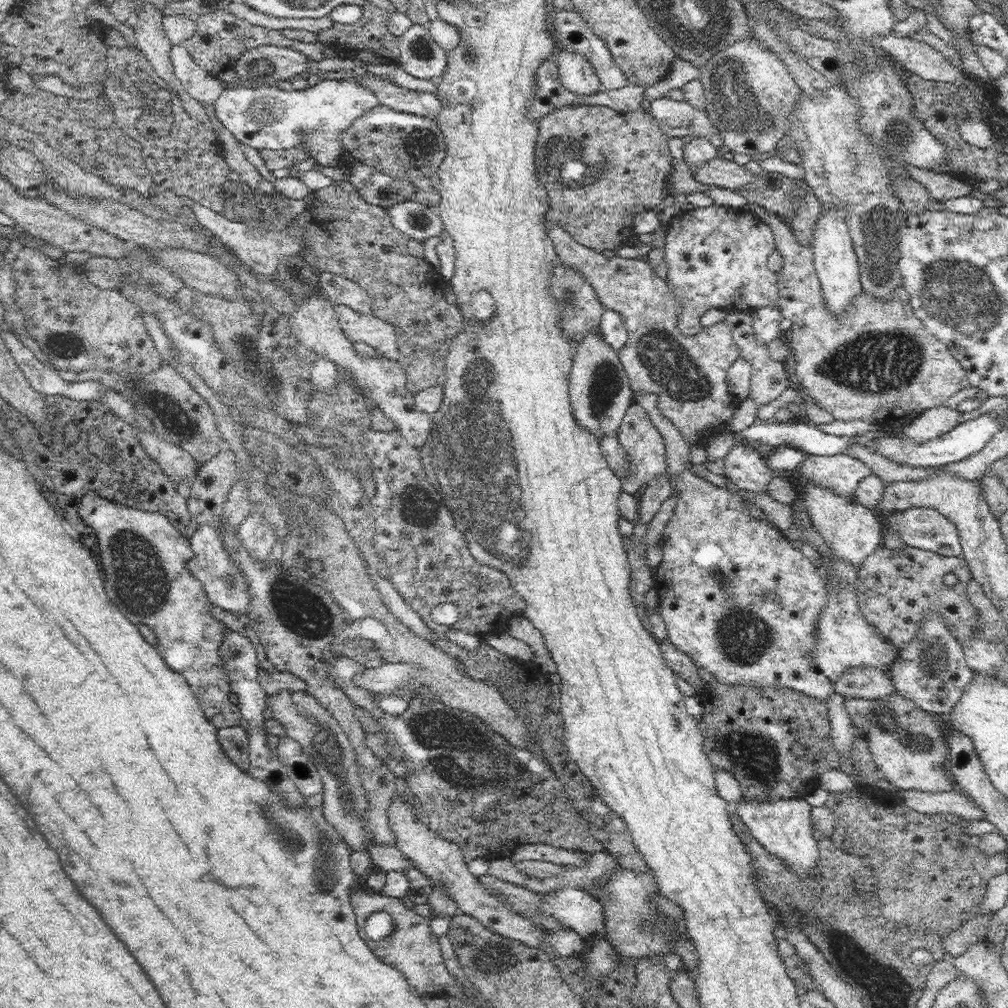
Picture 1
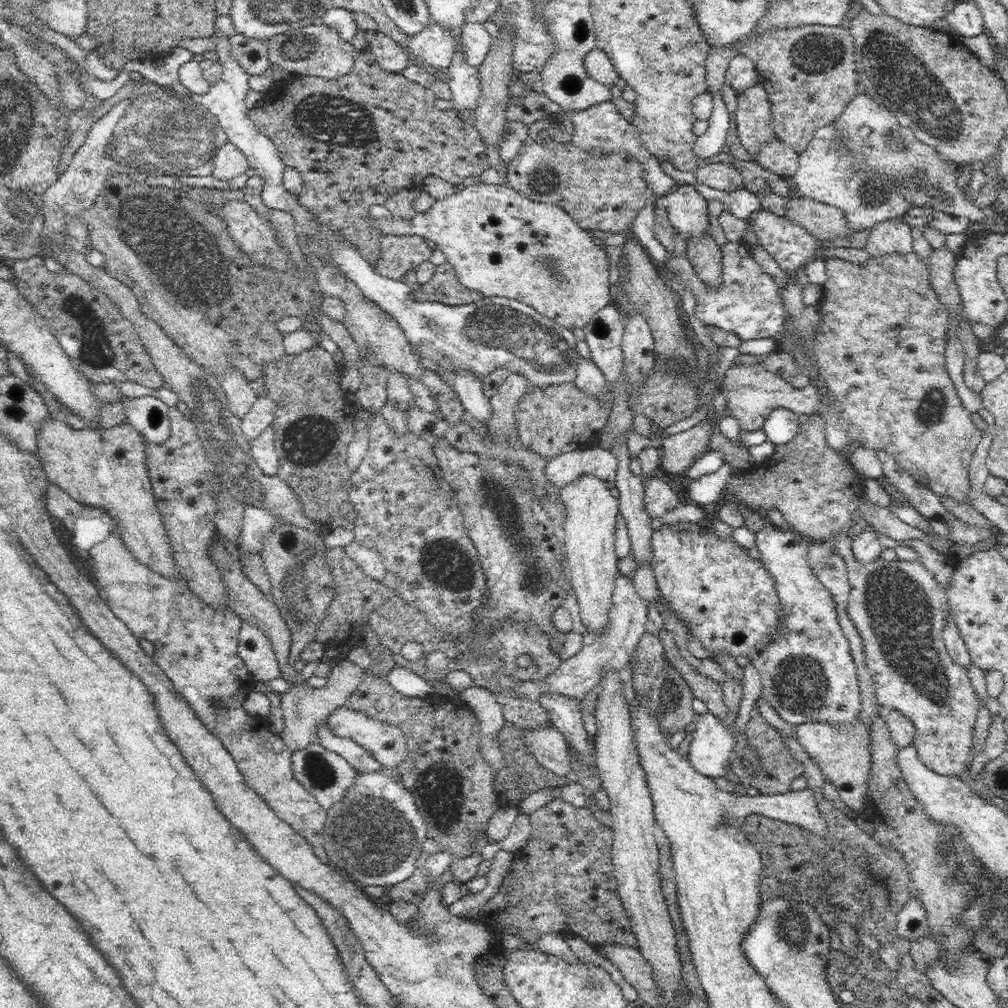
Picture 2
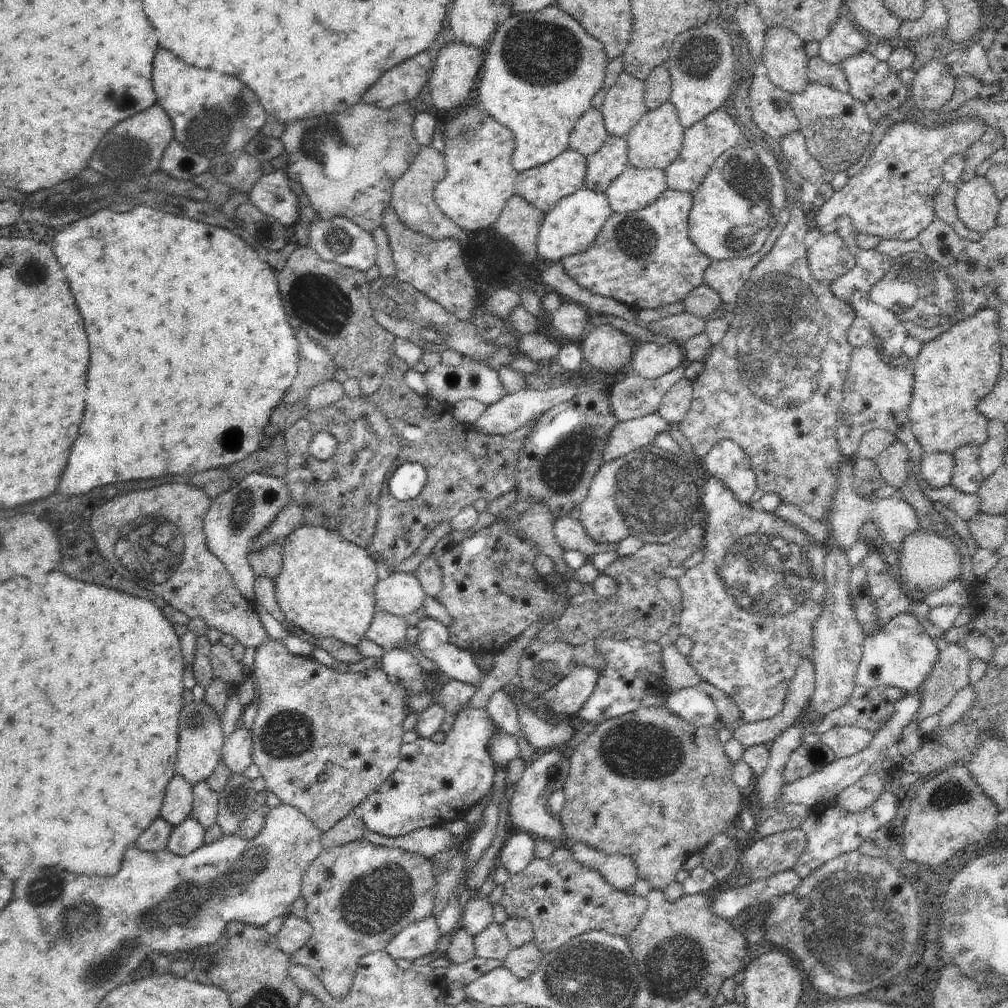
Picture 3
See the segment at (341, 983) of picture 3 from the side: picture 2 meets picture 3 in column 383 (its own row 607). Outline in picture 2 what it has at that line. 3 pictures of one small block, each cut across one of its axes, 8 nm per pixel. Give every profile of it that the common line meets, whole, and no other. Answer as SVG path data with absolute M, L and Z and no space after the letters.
M840 532L832 545L847 565L851 589L846 610L862 638L863 657L875 684L877 701L884 710L896 709L910 718L915 726L913 745L927 768L942 776L968 773L970 763L976 758L972 745L973 724L981 703L966 675L966 665L960 667L954 663L945 649L943 633L949 622L948 614L951 614L945 587L920 560L886 562L879 558L863 564L854 557L852 542L849 532Z

